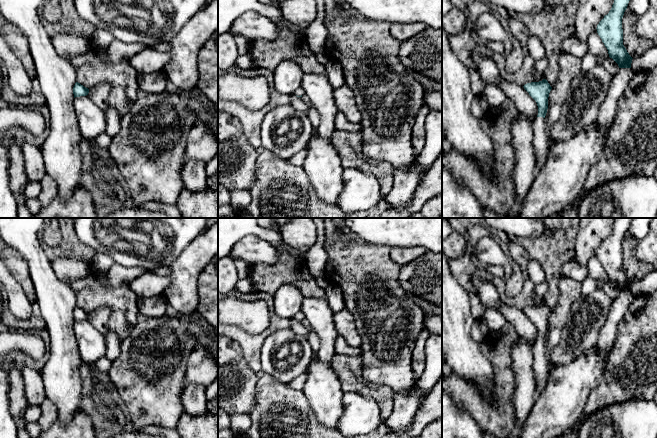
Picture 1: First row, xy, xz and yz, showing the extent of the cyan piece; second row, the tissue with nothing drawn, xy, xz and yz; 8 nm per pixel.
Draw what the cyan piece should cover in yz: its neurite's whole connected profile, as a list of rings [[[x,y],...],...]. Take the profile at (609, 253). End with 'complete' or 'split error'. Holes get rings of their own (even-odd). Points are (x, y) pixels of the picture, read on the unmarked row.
[[[615,218],[611,234],[597,249],[597,257],[619,292],[631,292],[632,281],[623,269],[622,242],[632,218]]]; complete

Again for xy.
[[[76,306],[74,311],[73,311],[73,318],[74,322],[75,321],[80,321],[80,320],[86,320],[89,317],[89,313],[81,309],[80,307]]]; complete

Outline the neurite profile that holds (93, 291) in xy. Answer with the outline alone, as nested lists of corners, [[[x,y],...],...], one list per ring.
[[[91,268],[86,277],[68,285],[76,294],[76,306],[84,311],[90,313],[104,306],[110,310],[108,332],[115,333],[120,341],[136,326],[139,298],[129,283],[112,286],[106,279],[106,273]]]

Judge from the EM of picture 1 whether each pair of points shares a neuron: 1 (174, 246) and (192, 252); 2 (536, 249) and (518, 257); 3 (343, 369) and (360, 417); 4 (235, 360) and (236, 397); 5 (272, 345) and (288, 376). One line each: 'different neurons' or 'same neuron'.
1: different neurons
2: different neurons
3: different neurons
4: same neuron
5: same neuron

